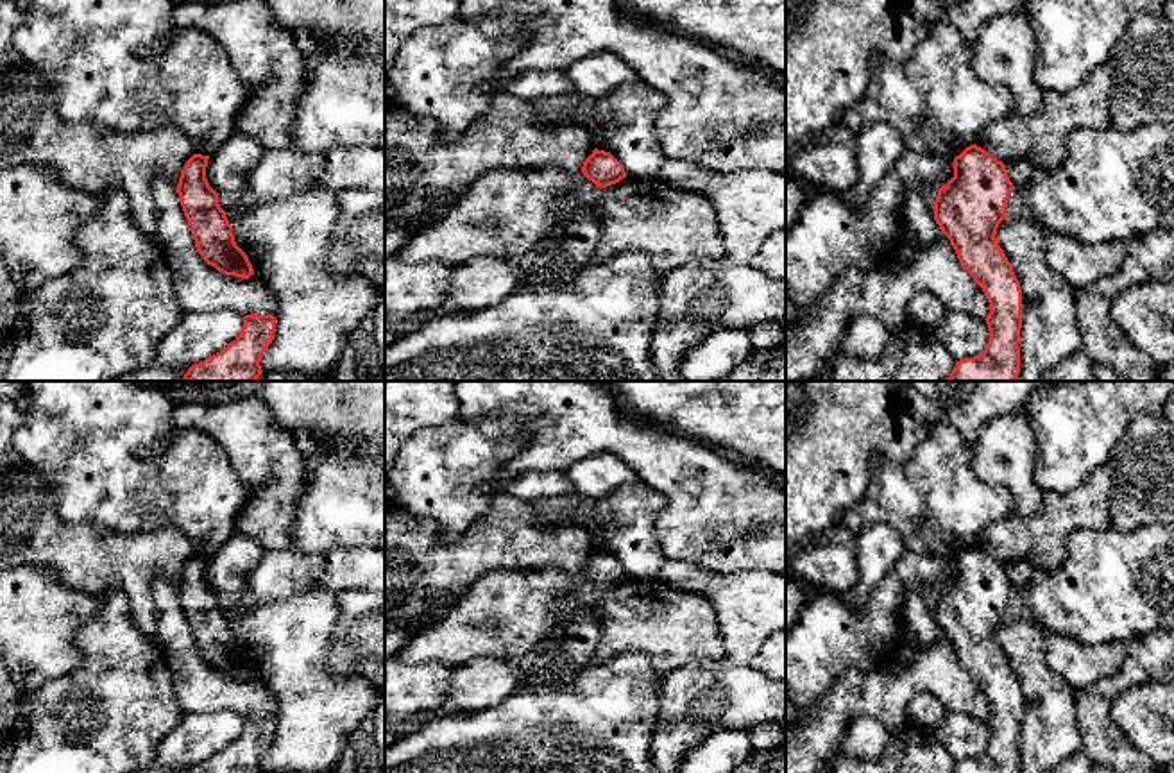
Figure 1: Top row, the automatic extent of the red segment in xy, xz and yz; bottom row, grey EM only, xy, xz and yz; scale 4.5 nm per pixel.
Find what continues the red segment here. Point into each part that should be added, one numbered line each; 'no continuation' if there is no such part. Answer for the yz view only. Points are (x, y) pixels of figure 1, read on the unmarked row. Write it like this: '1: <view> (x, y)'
no continuation

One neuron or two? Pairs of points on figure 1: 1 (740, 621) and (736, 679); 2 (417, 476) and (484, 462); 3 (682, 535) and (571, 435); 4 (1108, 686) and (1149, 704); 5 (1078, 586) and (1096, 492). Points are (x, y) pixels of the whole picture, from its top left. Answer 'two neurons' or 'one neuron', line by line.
1: two neurons
2: one neuron
3: one neuron
4: two neurons
5: two neurons

